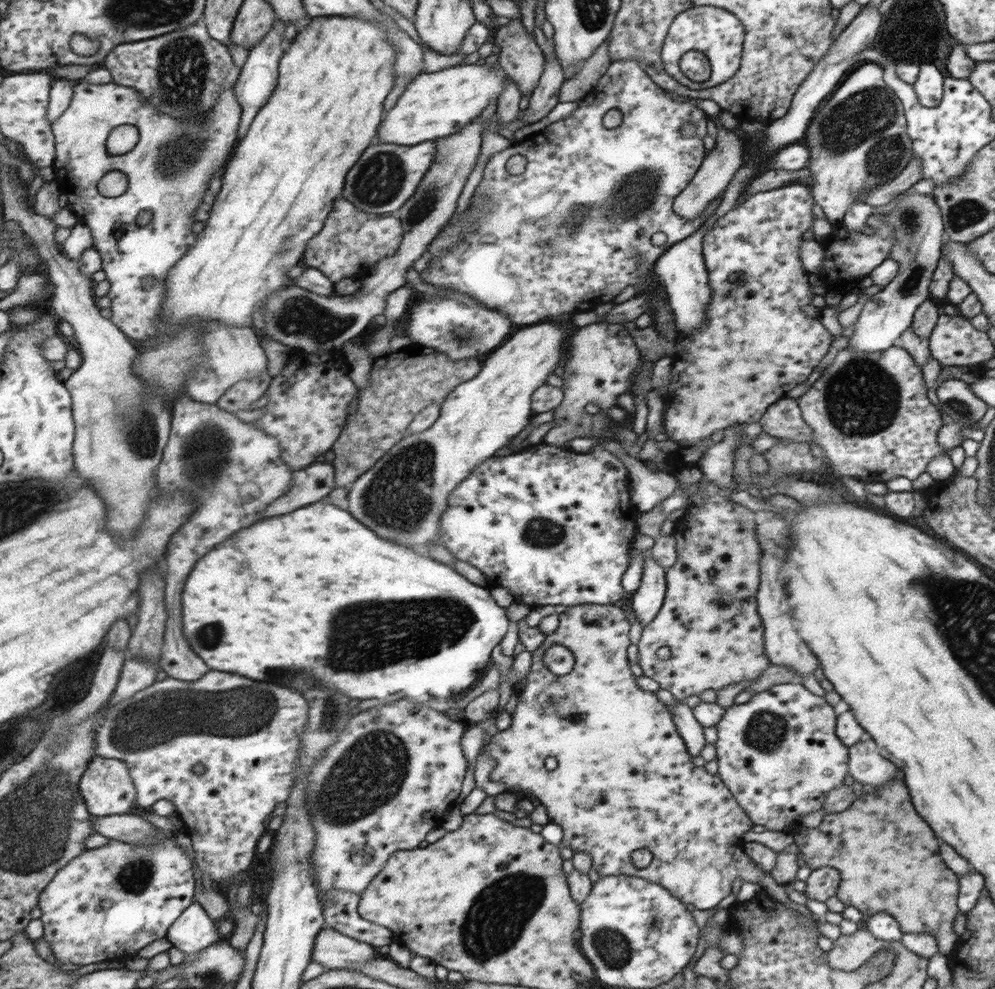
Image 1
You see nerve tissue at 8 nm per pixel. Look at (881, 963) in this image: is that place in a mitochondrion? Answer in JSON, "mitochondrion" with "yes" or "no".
{"mitochondrion":"yes"}

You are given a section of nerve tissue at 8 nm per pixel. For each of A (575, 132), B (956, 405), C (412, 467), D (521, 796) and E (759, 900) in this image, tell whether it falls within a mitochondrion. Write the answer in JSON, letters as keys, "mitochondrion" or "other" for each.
{"A":"other","B":"mitochondrion","C":"mitochondrion","D":"other","E":"other"}

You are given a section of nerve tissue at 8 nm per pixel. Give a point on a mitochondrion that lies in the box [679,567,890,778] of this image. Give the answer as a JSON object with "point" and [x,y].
{"point":[766,731]}

